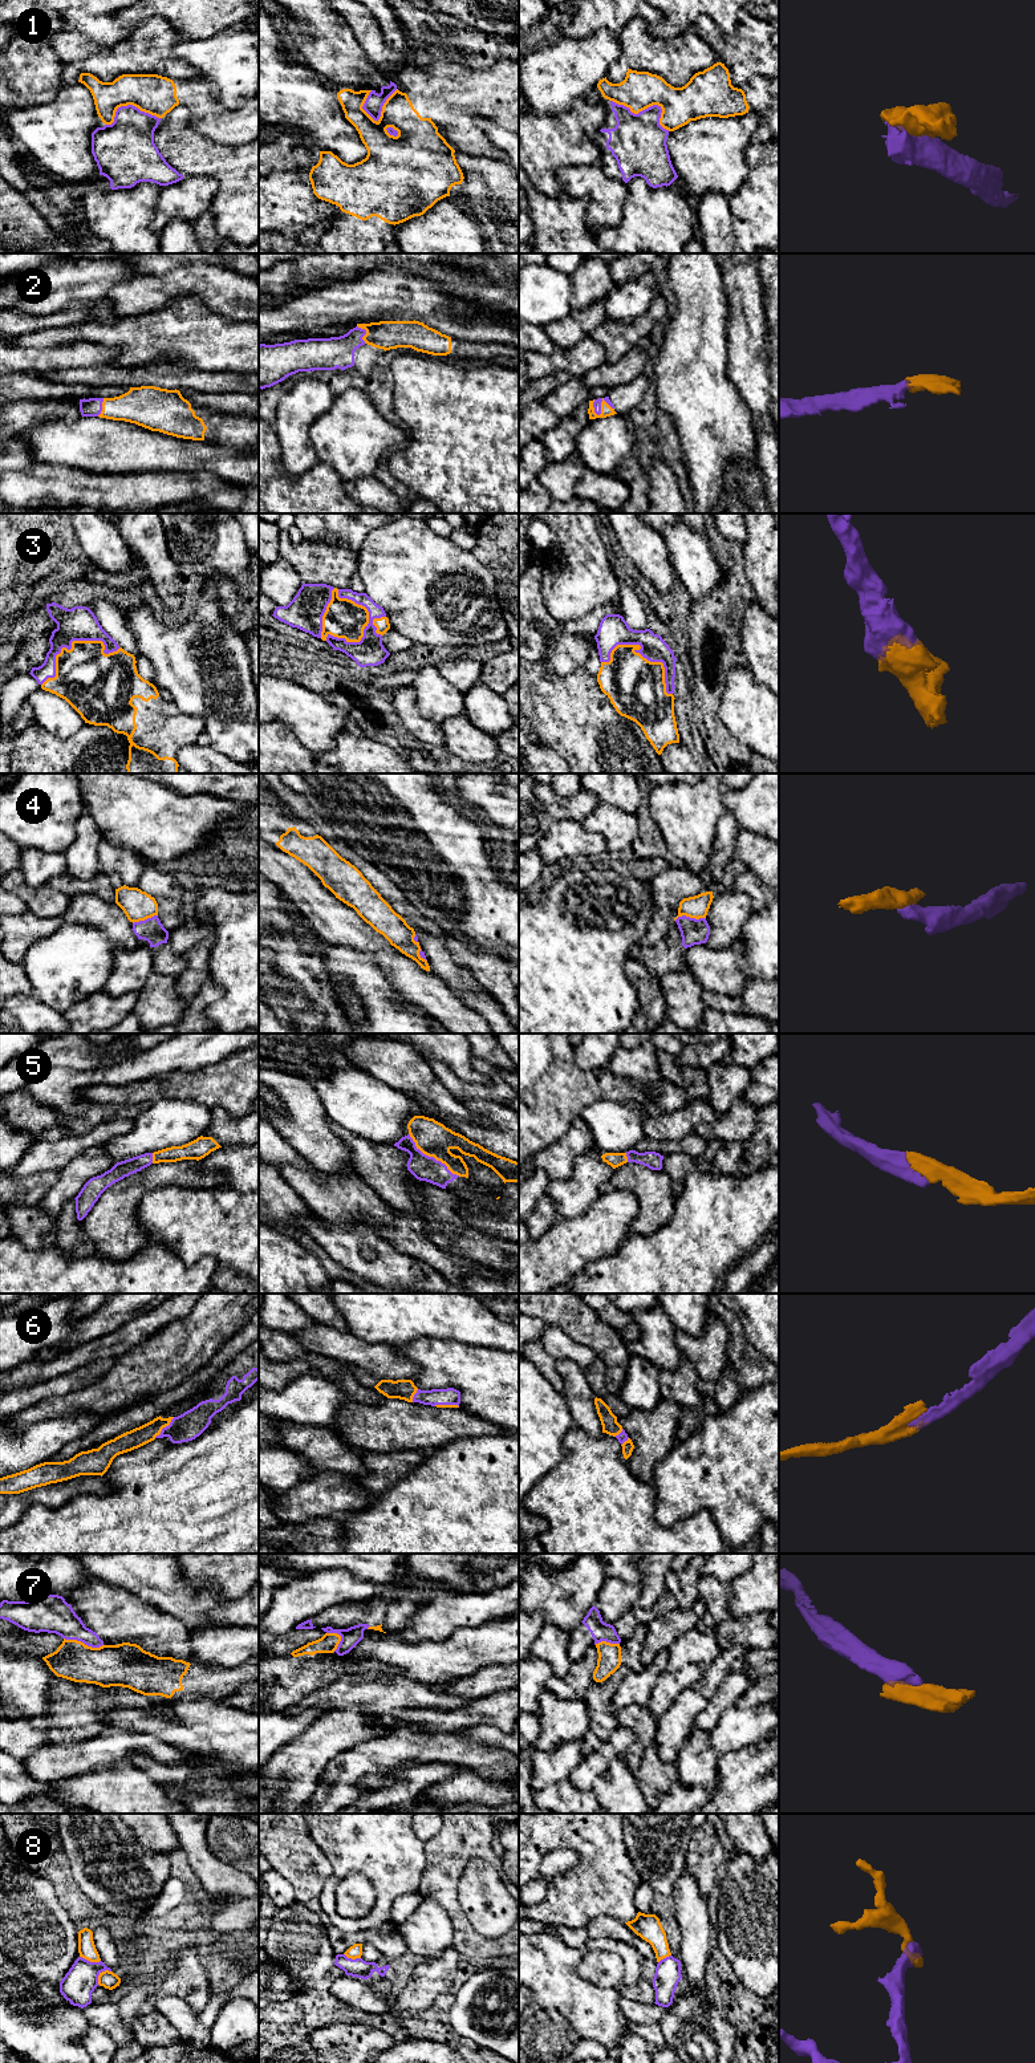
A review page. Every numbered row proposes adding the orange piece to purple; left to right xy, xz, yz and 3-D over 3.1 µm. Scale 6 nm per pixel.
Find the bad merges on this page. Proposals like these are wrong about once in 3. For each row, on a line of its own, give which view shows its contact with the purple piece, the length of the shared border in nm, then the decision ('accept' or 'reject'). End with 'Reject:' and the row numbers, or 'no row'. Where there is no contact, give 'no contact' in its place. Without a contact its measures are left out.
1: contact in yz; length 400 nm; reject
2: contact in yz; length 140 nm; accept
3: contact in yz; length 480 nm; accept
4: contact in yz; length 190 nm; reject
5: contact in xz; length 400 nm; accept
6: contact in xy; length 180 nm; accept
7: contact in xy; length 240 nm; reject
8: contact in xy; length 120 nm; reject
Reject: 1, 4, 7, 8

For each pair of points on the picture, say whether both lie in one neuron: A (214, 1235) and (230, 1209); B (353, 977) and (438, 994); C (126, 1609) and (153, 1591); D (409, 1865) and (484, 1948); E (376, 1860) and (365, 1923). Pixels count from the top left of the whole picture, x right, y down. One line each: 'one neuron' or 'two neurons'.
A: one neuron
B: two neurons
C: two neurons
D: two neurons
E: one neuron

